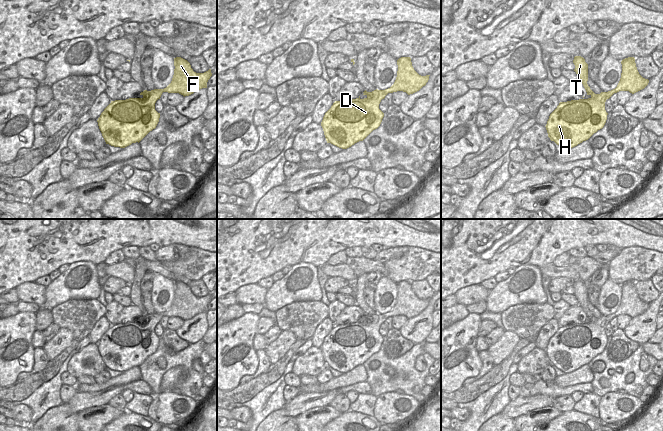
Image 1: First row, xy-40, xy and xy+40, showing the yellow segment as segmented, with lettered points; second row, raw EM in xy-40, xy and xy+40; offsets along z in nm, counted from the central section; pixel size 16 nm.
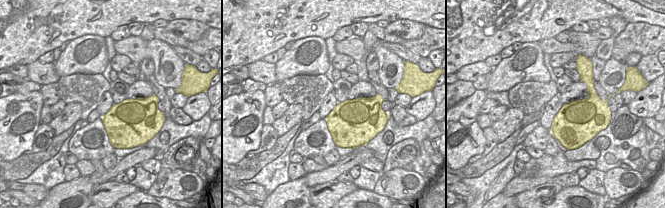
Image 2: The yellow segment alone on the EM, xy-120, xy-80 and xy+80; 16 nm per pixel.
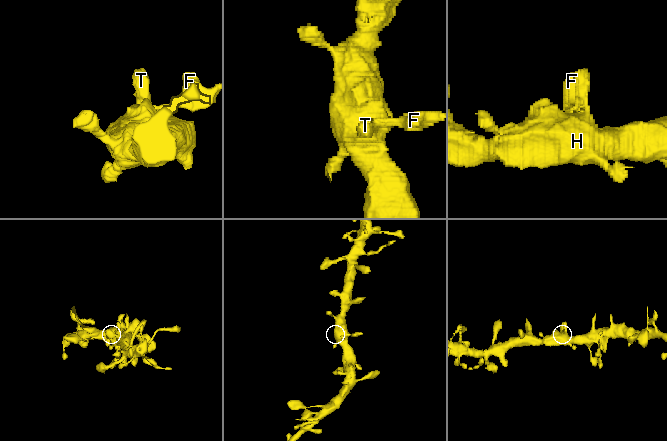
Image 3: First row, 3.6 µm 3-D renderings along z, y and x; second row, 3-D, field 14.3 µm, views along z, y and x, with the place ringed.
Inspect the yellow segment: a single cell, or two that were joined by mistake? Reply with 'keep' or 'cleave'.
keep

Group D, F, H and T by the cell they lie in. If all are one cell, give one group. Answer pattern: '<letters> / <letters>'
D F H T

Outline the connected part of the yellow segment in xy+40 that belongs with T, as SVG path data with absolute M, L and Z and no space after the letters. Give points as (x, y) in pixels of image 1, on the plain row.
M575 280L574 295L591 321L579 324L560 326L557 332L550 338L546 348L548 361L557 369L571 373L583 365L588 364L594 357L602 353L606 347L608 337L605 334L605 326L614 317L629 315L634 318L644 313L649 304L643 302L636 291L635 282L628 281L621 285L622 297L617 311L608 316L595 318L587 308L588 288L581 280Z

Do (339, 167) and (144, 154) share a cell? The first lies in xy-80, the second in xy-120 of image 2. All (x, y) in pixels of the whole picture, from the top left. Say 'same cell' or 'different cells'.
same cell

